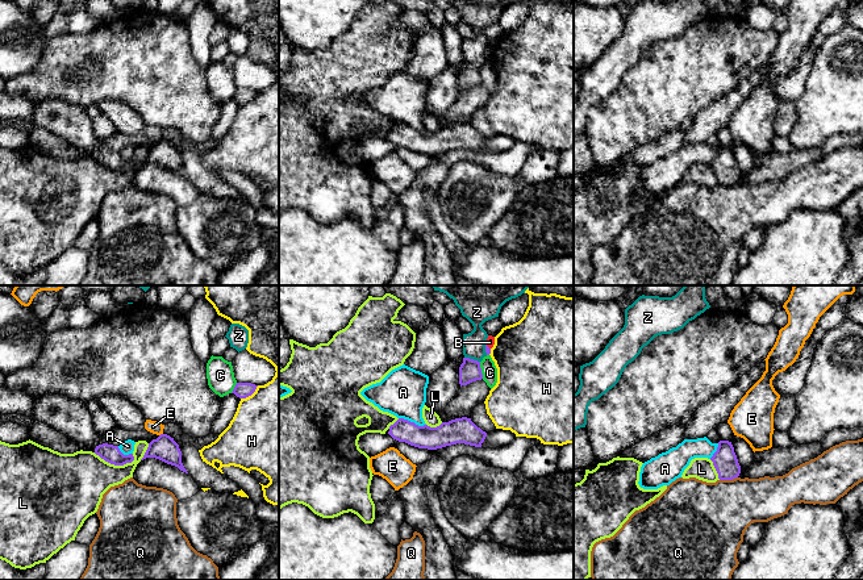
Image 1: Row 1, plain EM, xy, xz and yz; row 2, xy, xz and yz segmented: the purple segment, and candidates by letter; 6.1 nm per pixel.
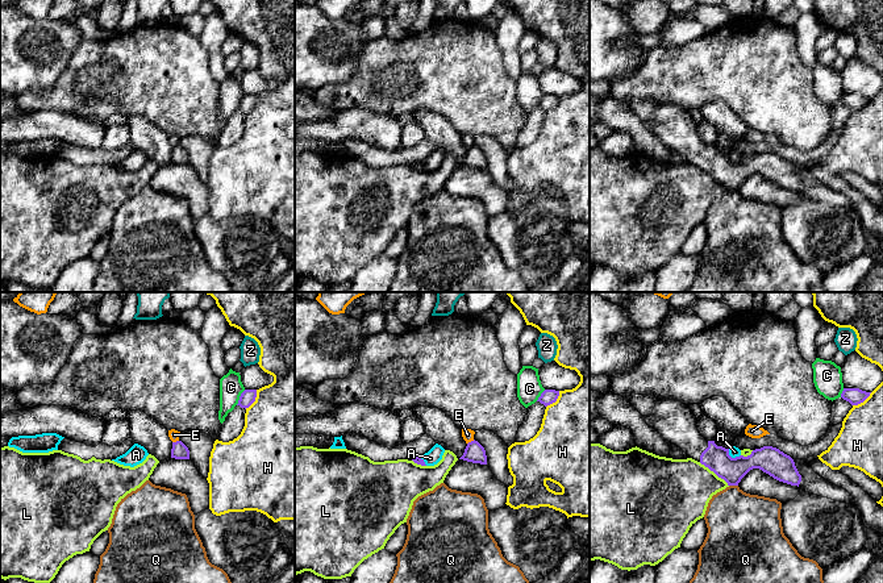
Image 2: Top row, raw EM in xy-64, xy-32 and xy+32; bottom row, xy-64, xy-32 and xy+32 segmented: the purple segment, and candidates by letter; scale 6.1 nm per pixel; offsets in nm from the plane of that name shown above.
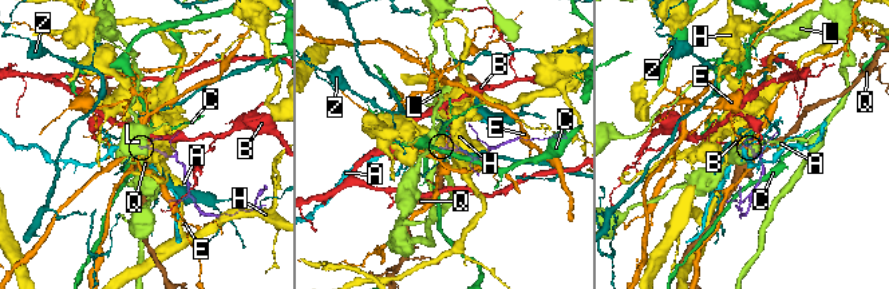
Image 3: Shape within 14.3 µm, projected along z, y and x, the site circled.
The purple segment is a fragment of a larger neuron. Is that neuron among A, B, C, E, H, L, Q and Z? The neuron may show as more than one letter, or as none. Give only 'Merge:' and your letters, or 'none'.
Merge: none

